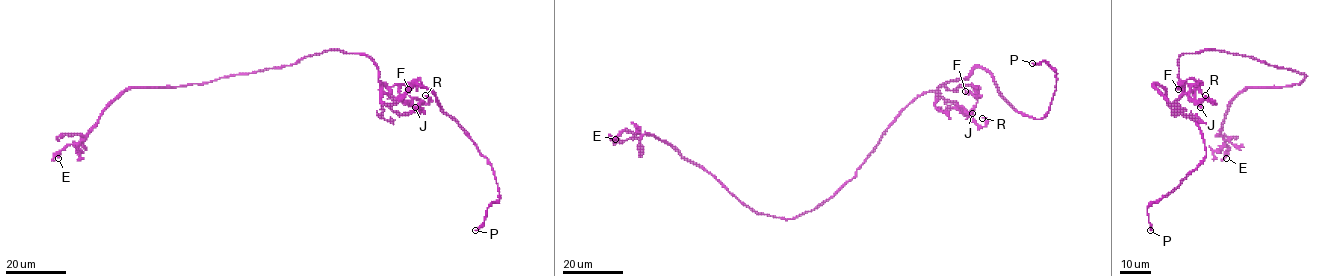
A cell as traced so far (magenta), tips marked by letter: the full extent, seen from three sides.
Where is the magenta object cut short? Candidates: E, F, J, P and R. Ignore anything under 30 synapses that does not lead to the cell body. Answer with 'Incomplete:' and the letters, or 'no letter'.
Incomplete: no letter

